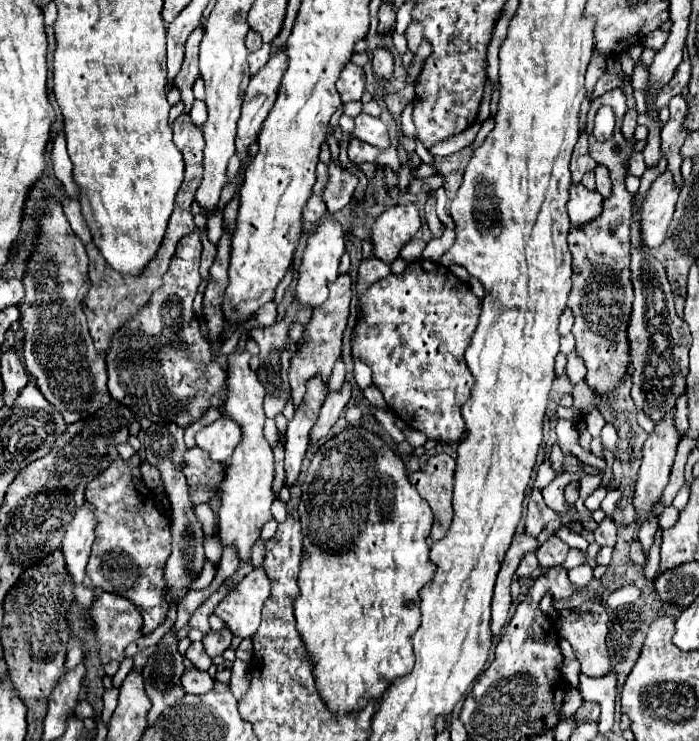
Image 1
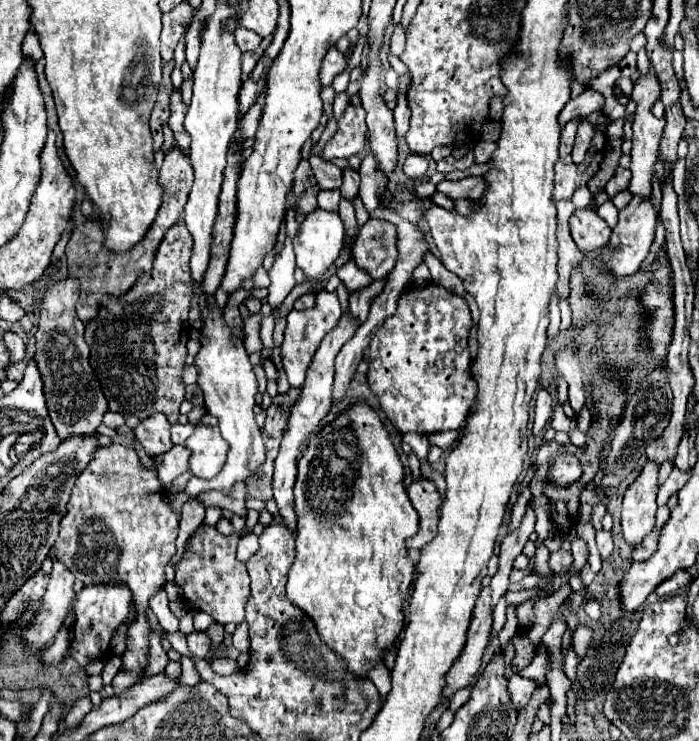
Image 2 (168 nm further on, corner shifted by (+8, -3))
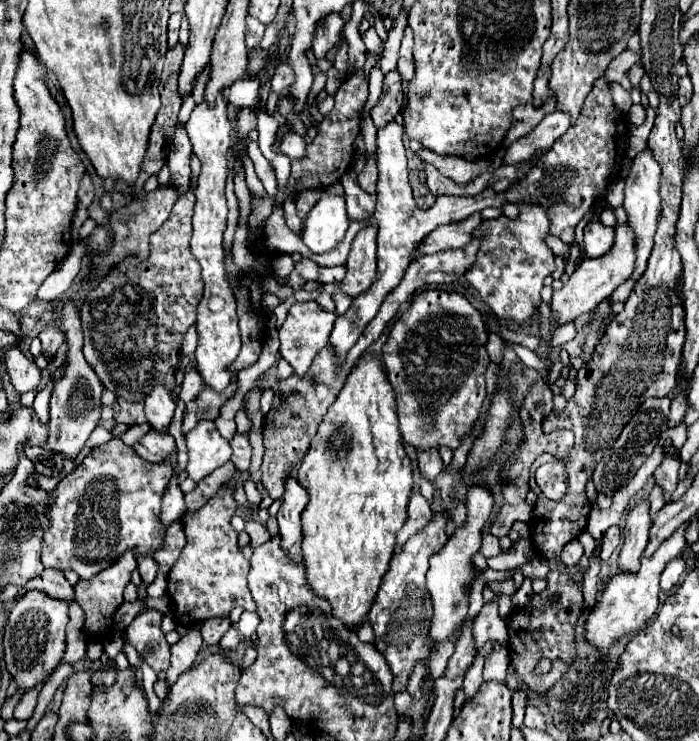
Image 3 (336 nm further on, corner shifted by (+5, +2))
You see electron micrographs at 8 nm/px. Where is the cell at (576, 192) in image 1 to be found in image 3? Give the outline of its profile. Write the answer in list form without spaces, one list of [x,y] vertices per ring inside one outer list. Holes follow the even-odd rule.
[[[588,222],[584,228],[584,250],[588,258],[598,258],[606,254],[606,250],[614,242],[614,228],[604,226],[602,222]]]

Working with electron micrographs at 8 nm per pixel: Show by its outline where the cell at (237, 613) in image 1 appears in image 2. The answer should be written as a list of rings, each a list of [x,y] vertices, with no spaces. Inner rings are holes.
[[[201,525],[191,535],[191,541],[189,541],[189,547],[185,549],[185,555],[175,565],[175,585],[183,591],[183,601],[197,607],[199,611],[209,613],[221,625],[225,625],[225,623],[239,625],[245,619],[245,603],[249,597],[249,573],[247,573],[245,563],[241,563],[235,557],[237,543],[239,543],[239,535],[221,535],[215,527]]]

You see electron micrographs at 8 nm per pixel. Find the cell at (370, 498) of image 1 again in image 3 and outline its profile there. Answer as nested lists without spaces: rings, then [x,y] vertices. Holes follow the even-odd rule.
[[[364,354],[346,378],[338,398],[324,414],[310,450],[302,458],[298,480],[308,490],[310,498],[302,512],[306,586],[316,596],[330,602],[334,618],[344,622],[350,630],[358,630],[376,600],[384,574],[388,572],[388,562],[396,548],[396,532],[408,520],[406,506],[412,492],[412,466],[398,430],[394,390],[386,382],[386,374],[374,356]]]

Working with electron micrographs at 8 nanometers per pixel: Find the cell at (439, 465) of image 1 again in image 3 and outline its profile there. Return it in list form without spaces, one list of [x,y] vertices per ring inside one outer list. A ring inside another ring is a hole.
[[[414,492],[410,496],[410,504],[408,504],[408,520],[402,526],[402,530],[396,534],[398,546],[402,546],[410,536],[420,532],[432,518],[434,518],[434,514],[430,510],[430,502],[420,492]]]

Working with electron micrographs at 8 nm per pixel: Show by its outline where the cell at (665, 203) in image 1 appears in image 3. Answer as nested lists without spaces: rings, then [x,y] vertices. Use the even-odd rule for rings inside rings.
[[[624,222],[624,224],[616,226],[614,246],[598,258],[586,258],[576,268],[576,272],[570,276],[570,280],[560,290],[554,292],[550,306],[552,306],[552,310],[560,312],[560,324],[574,320],[580,314],[590,312],[602,300],[606,300],[622,282],[626,282],[632,276],[634,262],[636,262],[636,234],[634,234],[634,228],[628,222]]]

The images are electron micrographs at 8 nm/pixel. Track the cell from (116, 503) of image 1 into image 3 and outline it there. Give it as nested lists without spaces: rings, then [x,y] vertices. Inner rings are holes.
[[[112,438],[110,442],[92,448],[92,452],[82,460],[82,464],[70,474],[66,474],[54,490],[54,502],[48,510],[52,526],[44,532],[42,540],[42,564],[46,568],[74,570],[80,574],[80,578],[92,578],[104,568],[110,568],[114,564],[114,558],[120,558],[120,554],[130,548],[138,550],[136,558],[154,556],[162,548],[166,532],[170,528],[162,524],[160,510],[162,496],[168,488],[172,474],[174,470],[170,462],[146,462],[118,438]]]

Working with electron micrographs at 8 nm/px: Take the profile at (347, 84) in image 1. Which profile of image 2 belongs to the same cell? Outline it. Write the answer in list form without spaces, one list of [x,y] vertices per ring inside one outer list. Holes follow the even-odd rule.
[[[329,47],[323,63],[321,63],[321,83],[323,85],[331,85],[331,81],[347,67],[345,59],[343,59],[343,53],[337,51],[337,47]]]

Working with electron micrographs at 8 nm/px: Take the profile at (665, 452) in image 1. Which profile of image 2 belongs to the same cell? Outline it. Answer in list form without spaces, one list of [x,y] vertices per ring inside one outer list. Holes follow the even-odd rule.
[[[647,461],[641,475],[625,491],[621,529],[629,547],[637,547],[655,527],[655,497],[659,491],[657,471],[659,467]]]

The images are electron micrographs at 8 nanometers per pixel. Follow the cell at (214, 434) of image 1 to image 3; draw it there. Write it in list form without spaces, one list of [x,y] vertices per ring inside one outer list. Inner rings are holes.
[[[212,420],[198,422],[198,426],[186,434],[186,446],[190,452],[186,472],[194,482],[206,478],[212,470],[226,464],[232,456],[228,440],[216,430]]]

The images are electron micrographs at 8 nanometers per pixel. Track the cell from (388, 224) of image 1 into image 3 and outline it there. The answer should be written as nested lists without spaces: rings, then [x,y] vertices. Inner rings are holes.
[[[370,224],[360,230],[352,242],[352,250],[346,262],[348,274],[340,282],[340,292],[352,298],[368,290],[376,280],[376,234],[378,226]]]

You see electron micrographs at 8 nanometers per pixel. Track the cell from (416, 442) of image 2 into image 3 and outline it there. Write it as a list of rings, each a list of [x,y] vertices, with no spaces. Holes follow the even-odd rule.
[[[430,448],[430,450],[418,450],[418,468],[422,472],[422,476],[426,476],[428,480],[434,480],[440,472],[442,472],[442,458],[438,454],[438,448]]]

